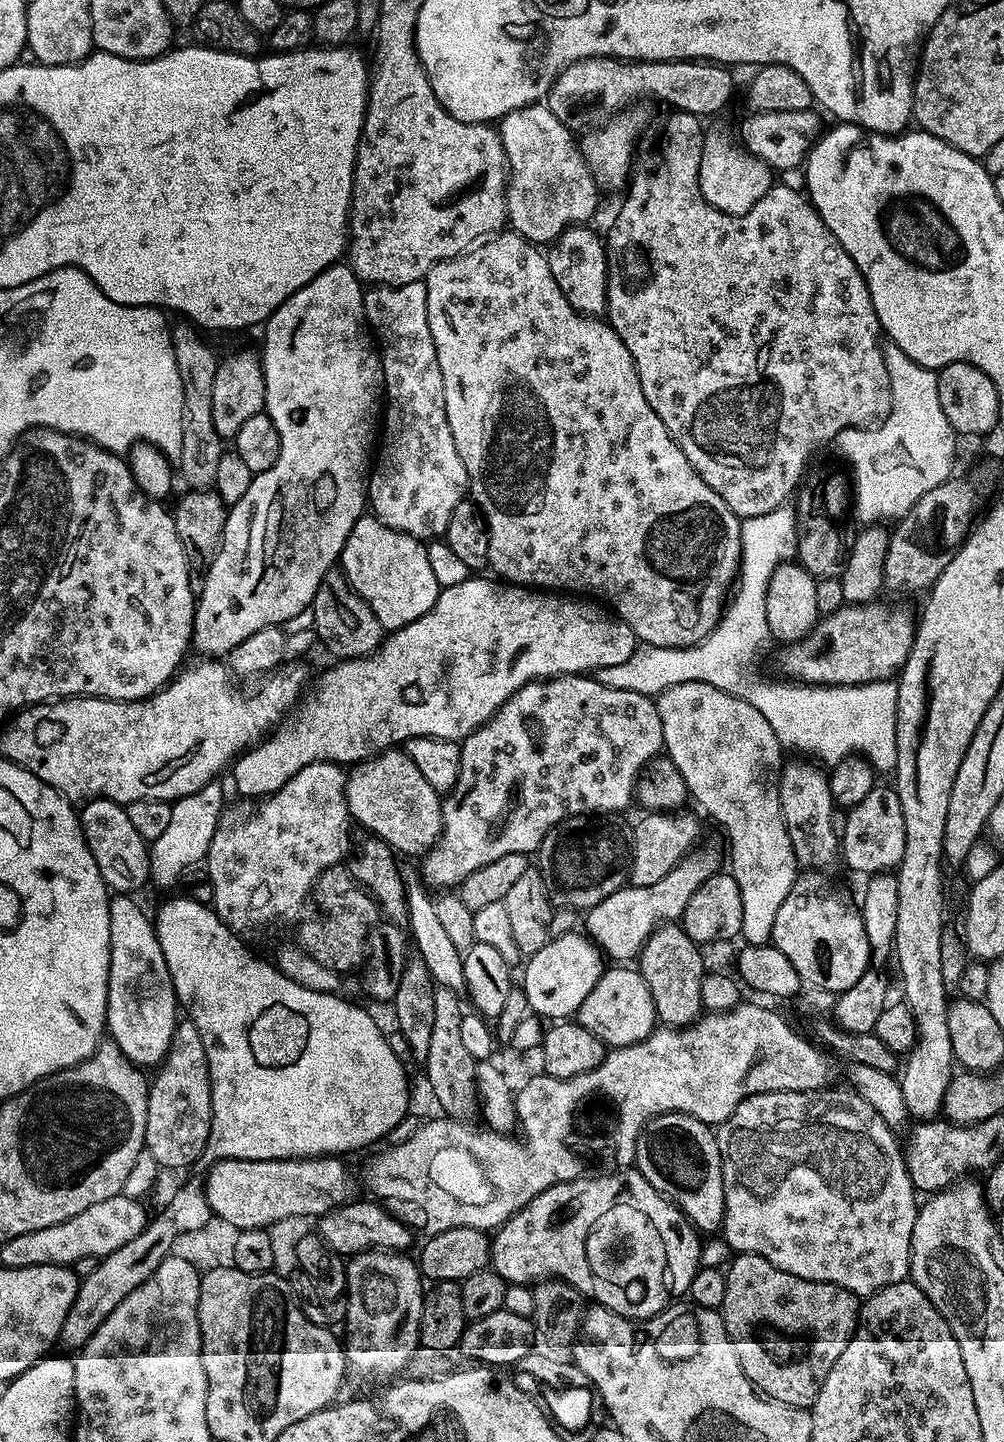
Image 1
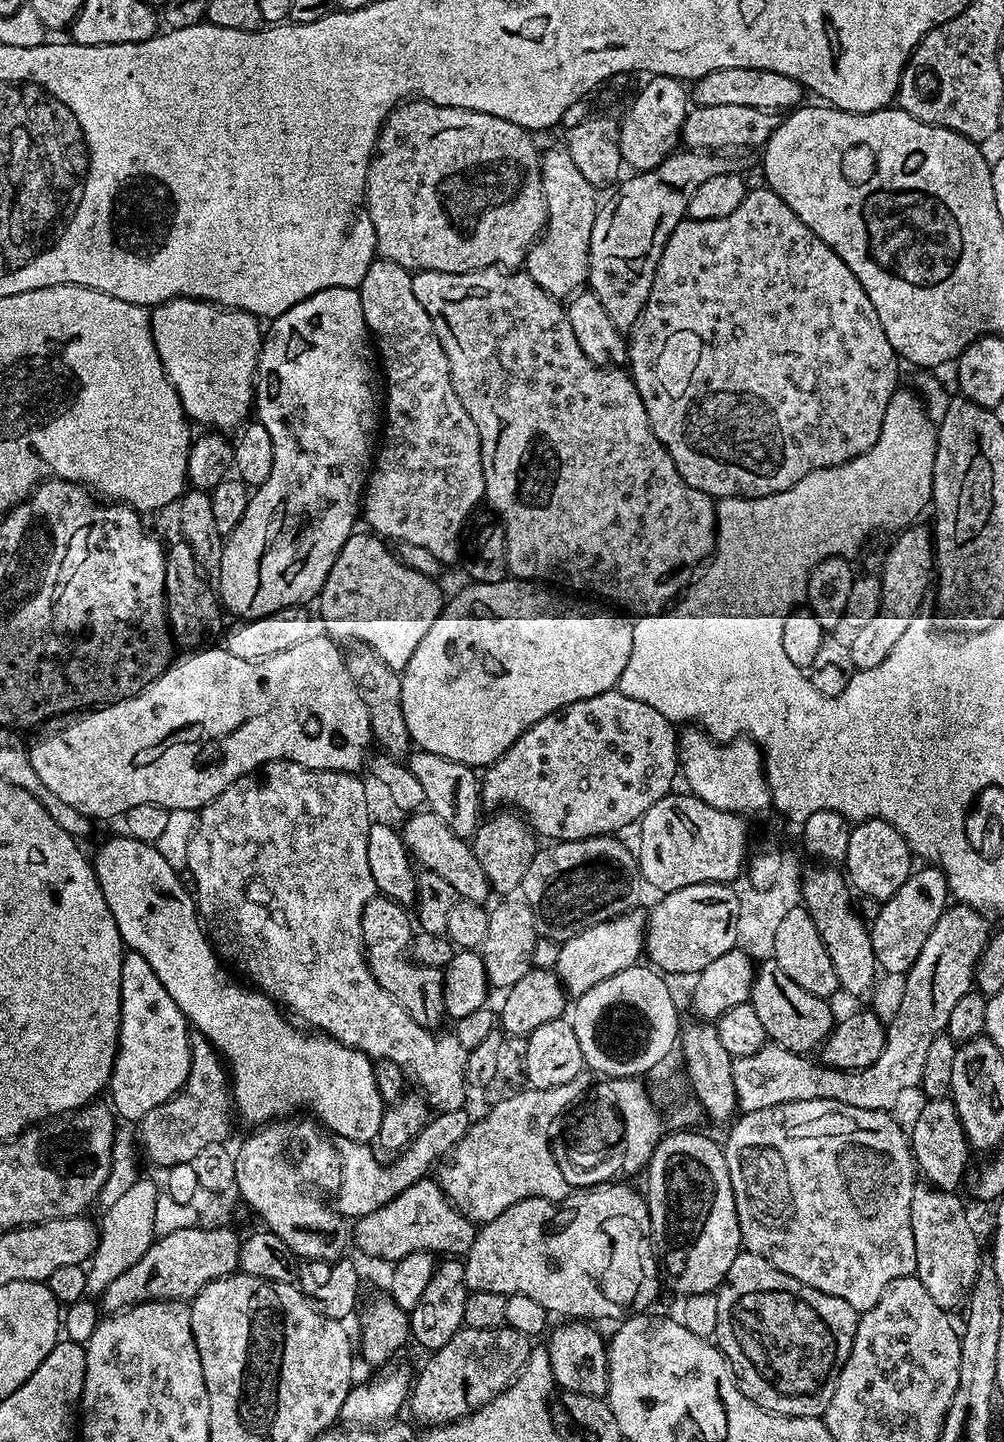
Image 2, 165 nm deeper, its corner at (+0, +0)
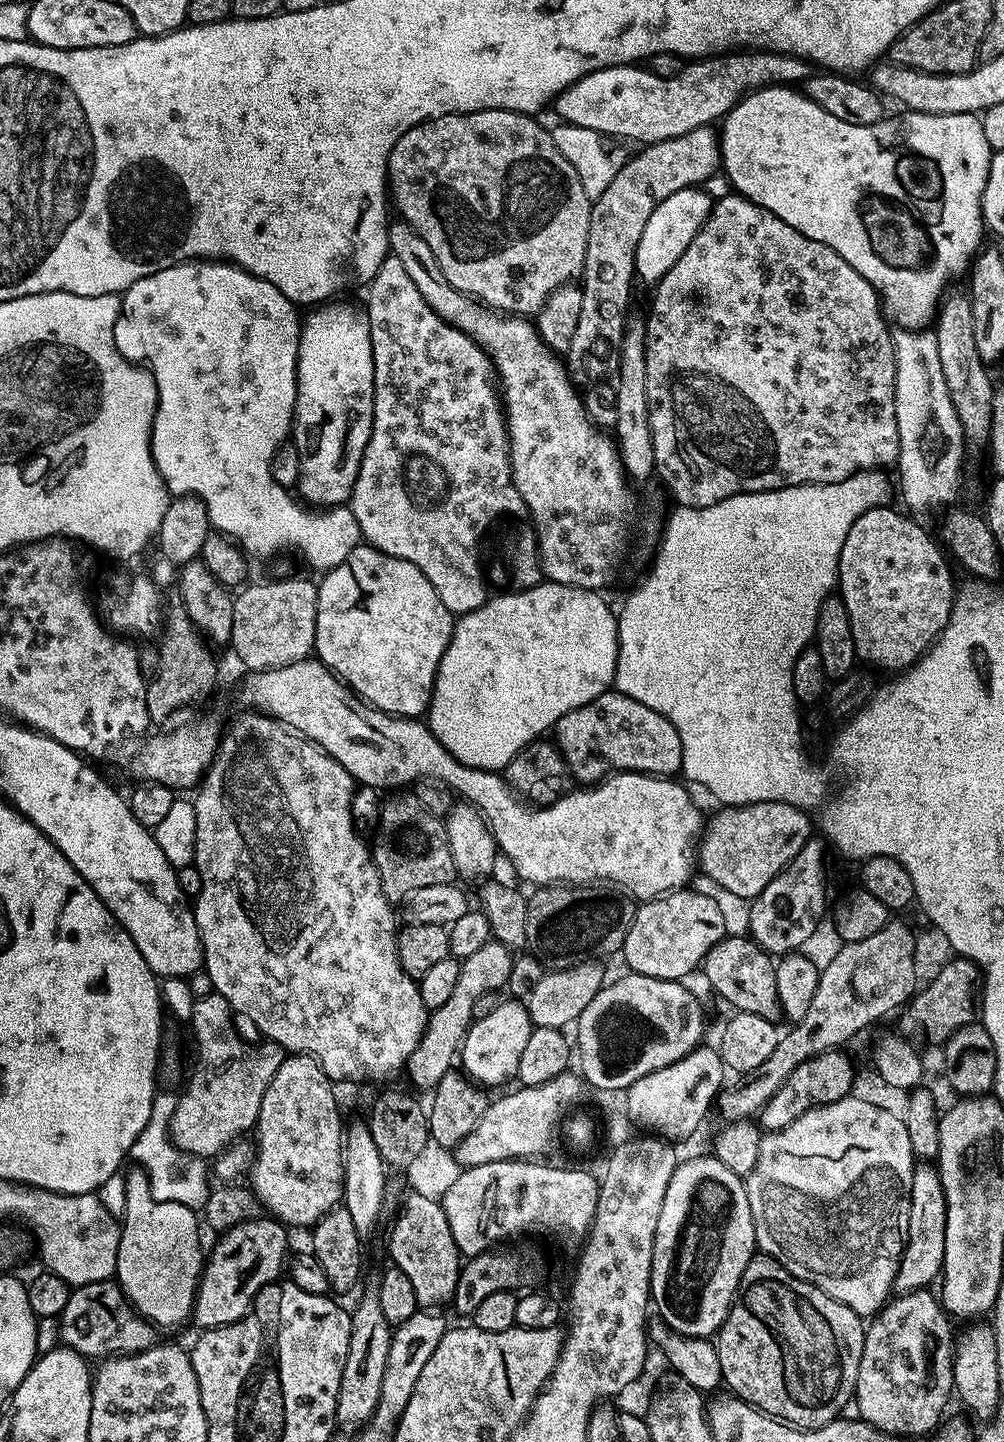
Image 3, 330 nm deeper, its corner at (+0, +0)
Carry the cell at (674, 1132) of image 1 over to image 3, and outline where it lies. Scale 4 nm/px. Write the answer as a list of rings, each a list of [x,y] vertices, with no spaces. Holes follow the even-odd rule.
[[[714,1154],[708,1156],[696,1156],[693,1160],[677,1163],[674,1174],[670,1178],[670,1186],[666,1186],[666,1199],[662,1201],[662,1214],[658,1214],[658,1226],[654,1230],[654,1254],[652,1255],[652,1290],[650,1293],[654,1312],[664,1319],[664,1324],[677,1336],[694,1336],[697,1338],[712,1338],[724,1325],[728,1312],[732,1308],[732,1302],[736,1298],[736,1292],[740,1288],[740,1279],[746,1270],[746,1266],[757,1255],[756,1235],[754,1234],[754,1218],[750,1214],[750,1202],[746,1195],[745,1185],[741,1177],[734,1175]]]

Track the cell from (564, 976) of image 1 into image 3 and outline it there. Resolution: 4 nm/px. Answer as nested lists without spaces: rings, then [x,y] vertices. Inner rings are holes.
[[[508,998],[504,1004],[497,1003],[496,1009],[490,1014],[479,1017],[469,1028],[464,1045],[460,1047],[459,1063],[468,1080],[477,1085],[504,1084],[515,1077],[518,1062],[522,1058],[522,1050],[526,1042],[530,1042],[533,1030],[532,1019],[528,1016],[527,1007],[519,999]]]

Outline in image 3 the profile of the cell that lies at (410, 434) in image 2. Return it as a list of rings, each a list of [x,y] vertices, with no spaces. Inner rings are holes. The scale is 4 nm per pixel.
[[[390,254],[383,260],[378,274],[372,279],[372,283],[367,285],[366,292],[368,292],[366,311],[374,350],[374,418],[372,419],[370,442],[364,451],[358,478],[354,482],[350,501],[352,513],[360,527],[363,543],[367,547],[376,548],[379,552],[386,553],[387,556],[393,556],[418,566],[418,570],[426,574],[430,586],[434,586],[438,598],[442,598],[446,610],[450,610],[453,614],[473,612],[481,608],[486,599],[486,593],[484,593],[486,572],[482,567],[482,541],[486,533],[501,518],[520,518],[526,512],[522,498],[512,481],[512,459],[508,456],[508,430],[502,407],[502,396],[498,391],[496,369],[493,368],[492,360],[484,353],[484,349],[478,347],[469,336],[465,336],[462,330],[458,330],[452,324],[447,324],[442,317],[434,314],[426,298],[418,294],[418,286],[414,286],[410,274],[396,256]]]

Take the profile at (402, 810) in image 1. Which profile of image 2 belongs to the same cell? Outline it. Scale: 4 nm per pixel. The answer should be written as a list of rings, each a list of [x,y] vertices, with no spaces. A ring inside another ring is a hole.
[[[416,810],[405,820],[408,821],[402,827],[404,844],[408,847],[408,855],[421,869],[438,874],[438,878],[446,878],[446,882],[454,886],[459,899],[487,901],[487,896],[490,896],[488,879],[482,874],[482,865],[478,858],[474,858],[474,850],[465,837],[454,834],[454,830],[430,810]]]

